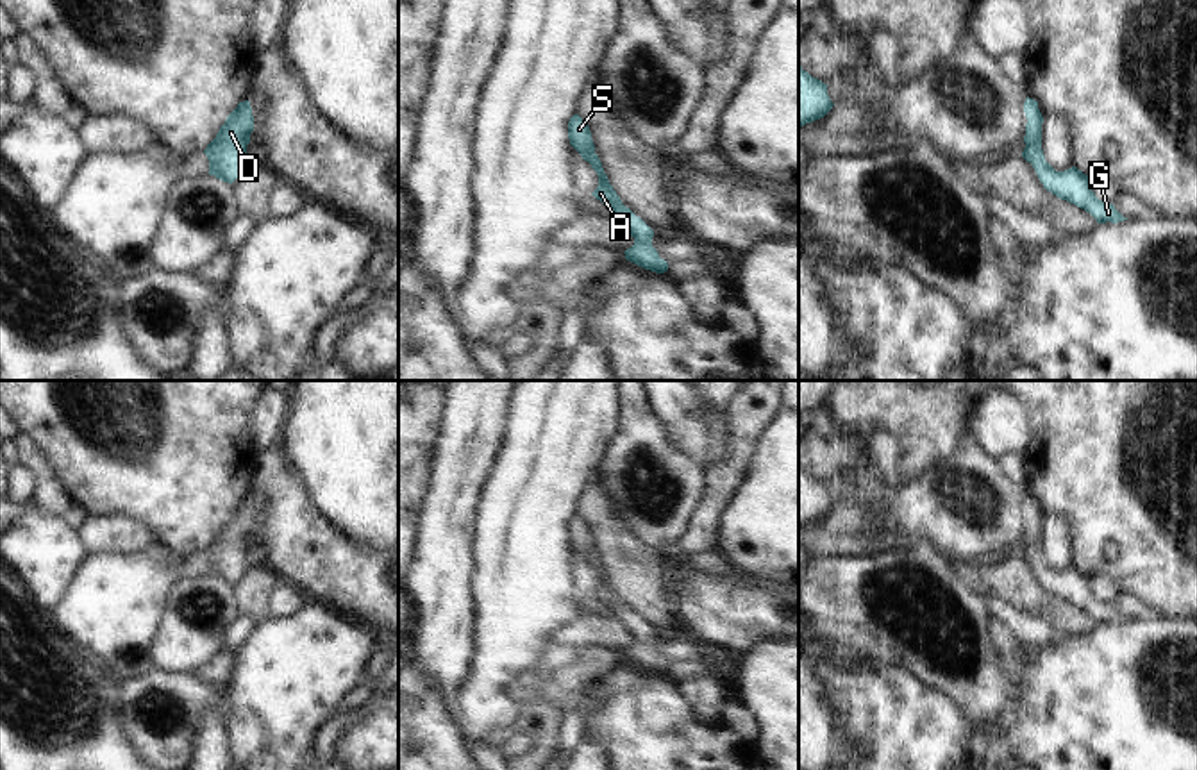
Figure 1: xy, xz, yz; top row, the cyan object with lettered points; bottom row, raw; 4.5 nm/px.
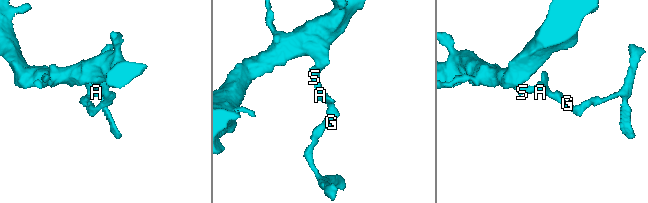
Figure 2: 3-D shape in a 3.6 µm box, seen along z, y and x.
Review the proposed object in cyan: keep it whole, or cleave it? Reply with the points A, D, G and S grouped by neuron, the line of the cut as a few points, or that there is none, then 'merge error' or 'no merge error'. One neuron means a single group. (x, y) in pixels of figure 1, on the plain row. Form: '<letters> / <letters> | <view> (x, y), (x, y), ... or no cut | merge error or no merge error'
A D G S | no cut | no merge error

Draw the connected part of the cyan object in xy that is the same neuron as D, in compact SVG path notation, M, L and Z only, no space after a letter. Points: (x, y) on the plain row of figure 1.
M245 500L227 516L216 538L204 550L209 559L209 575L232 584L243 573L252 531L252 507Z

